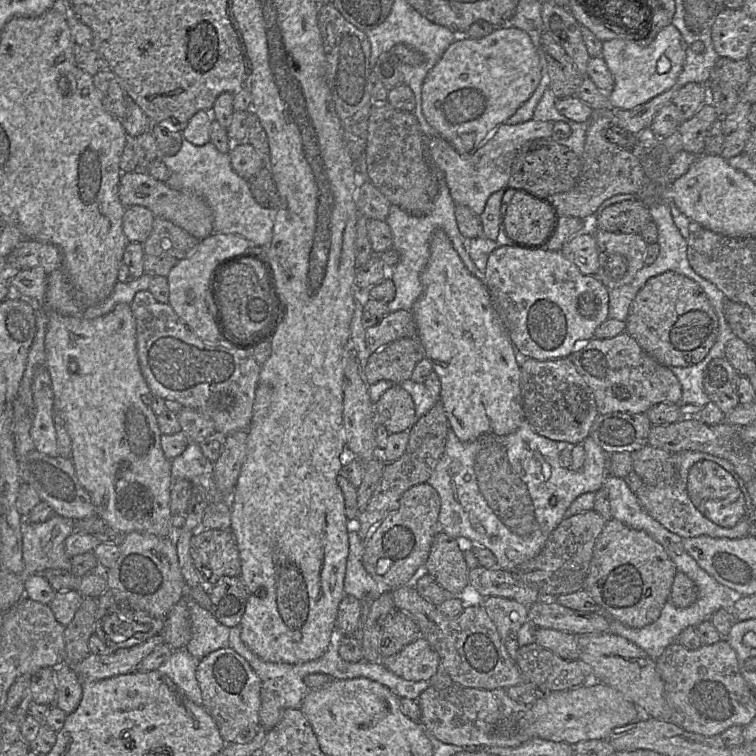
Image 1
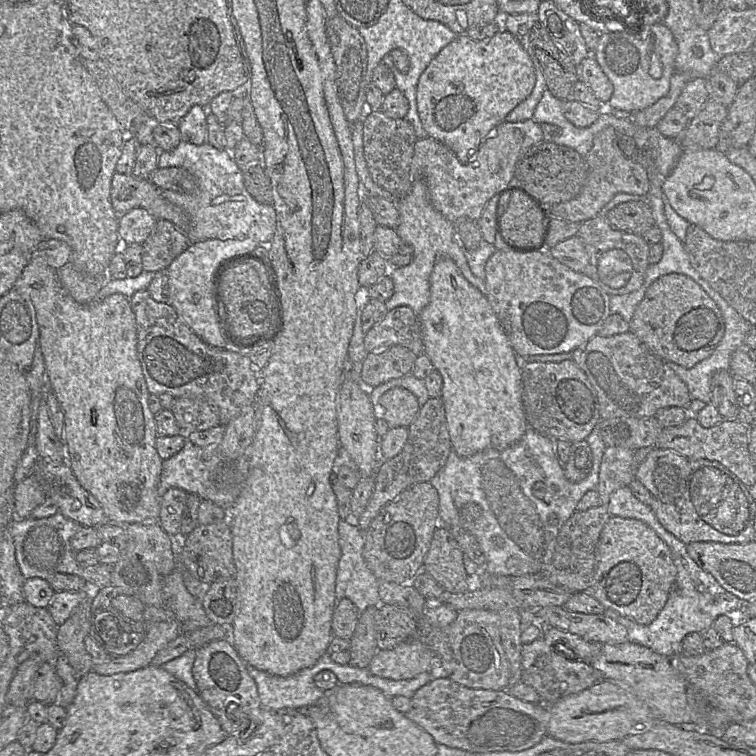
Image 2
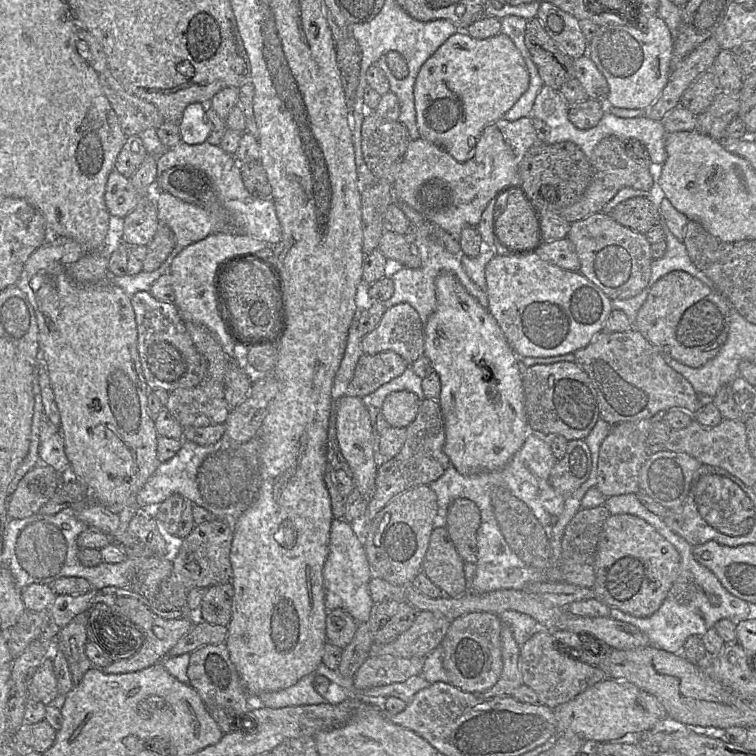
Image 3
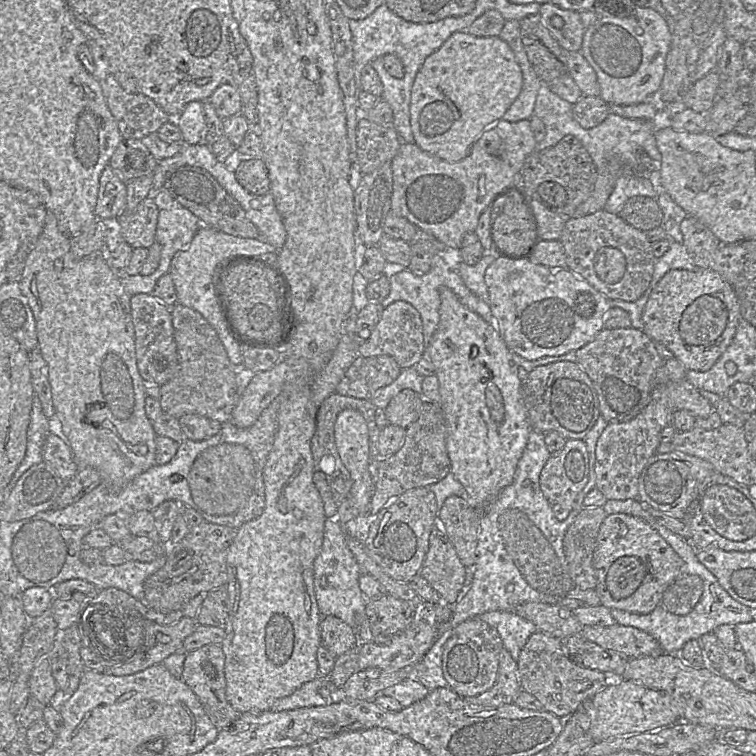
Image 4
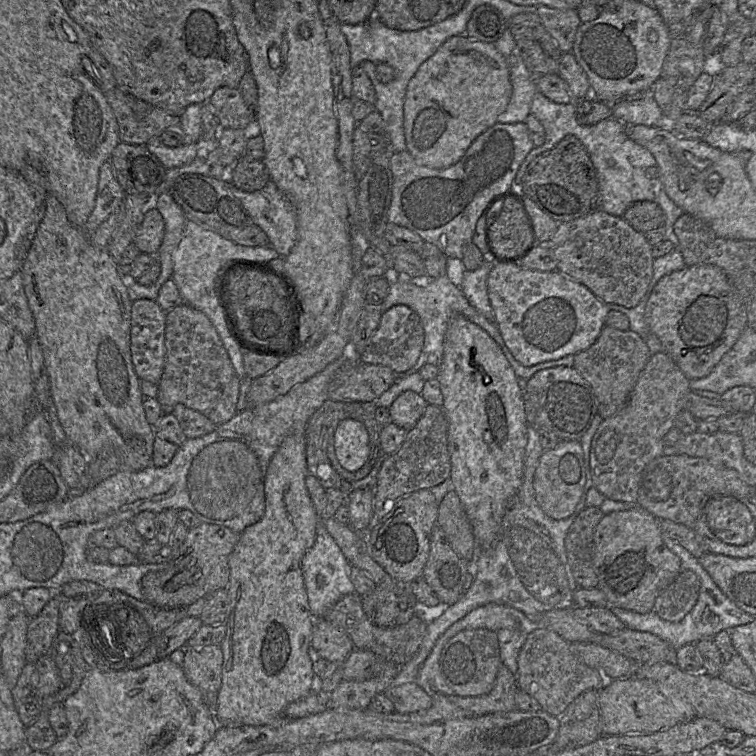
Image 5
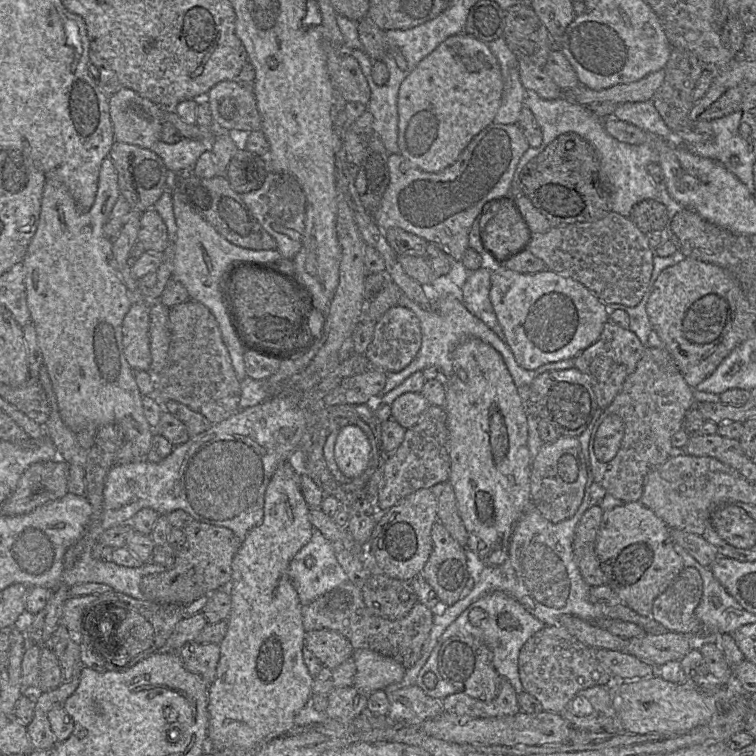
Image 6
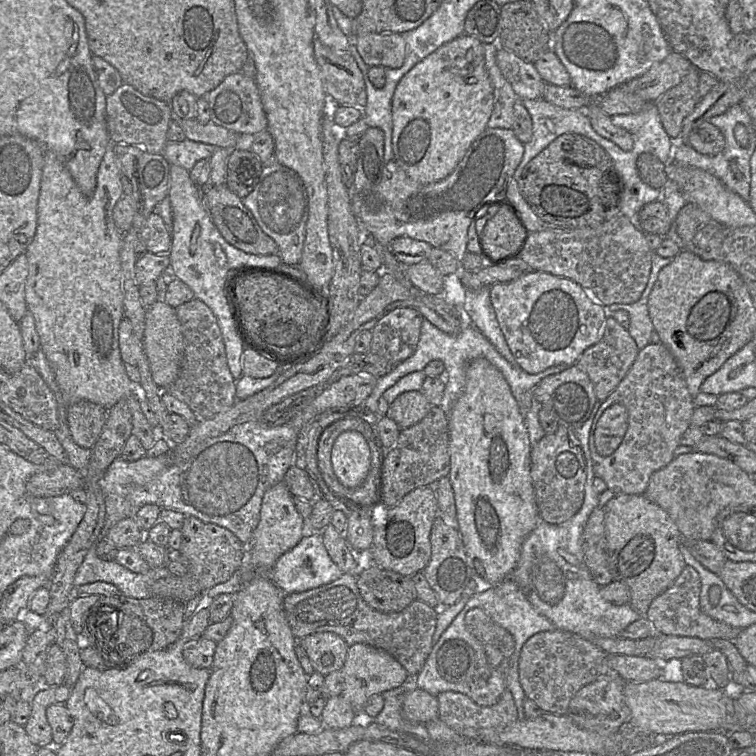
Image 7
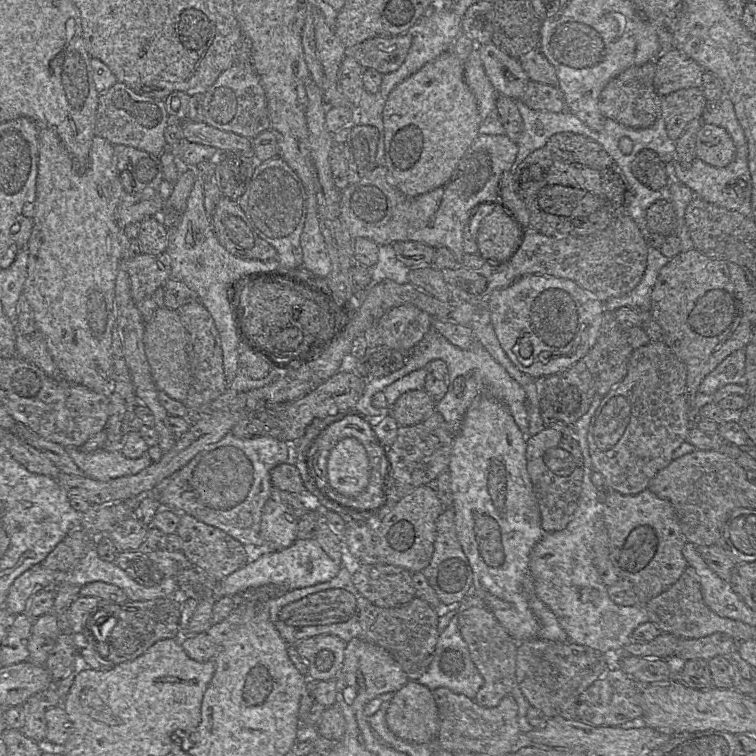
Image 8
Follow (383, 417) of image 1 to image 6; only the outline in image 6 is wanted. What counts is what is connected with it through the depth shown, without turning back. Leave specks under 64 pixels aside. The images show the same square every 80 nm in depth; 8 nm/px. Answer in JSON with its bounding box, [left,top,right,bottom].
[390,392,429,429]

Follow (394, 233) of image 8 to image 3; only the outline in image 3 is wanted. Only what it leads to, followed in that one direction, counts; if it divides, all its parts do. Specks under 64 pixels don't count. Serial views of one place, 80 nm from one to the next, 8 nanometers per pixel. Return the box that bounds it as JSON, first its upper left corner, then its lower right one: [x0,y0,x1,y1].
[393,116,540,237]

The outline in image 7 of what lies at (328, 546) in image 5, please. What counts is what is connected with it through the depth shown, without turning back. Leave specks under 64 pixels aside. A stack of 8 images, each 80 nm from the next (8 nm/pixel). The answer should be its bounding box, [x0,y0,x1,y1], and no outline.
[269,533,344,594]

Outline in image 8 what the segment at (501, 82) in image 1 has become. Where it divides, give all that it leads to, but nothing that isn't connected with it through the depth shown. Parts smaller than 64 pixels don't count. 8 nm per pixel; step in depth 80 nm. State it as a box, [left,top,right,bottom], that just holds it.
[382,48,481,196]

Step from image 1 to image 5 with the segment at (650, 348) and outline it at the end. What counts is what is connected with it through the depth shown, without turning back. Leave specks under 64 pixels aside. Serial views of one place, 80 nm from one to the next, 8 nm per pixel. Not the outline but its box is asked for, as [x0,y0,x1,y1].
[644,264,747,380]

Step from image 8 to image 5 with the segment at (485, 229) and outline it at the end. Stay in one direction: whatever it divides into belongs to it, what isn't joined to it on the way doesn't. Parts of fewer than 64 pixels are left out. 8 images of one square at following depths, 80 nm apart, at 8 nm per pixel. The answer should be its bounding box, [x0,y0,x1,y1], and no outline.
[487,192,535,257]

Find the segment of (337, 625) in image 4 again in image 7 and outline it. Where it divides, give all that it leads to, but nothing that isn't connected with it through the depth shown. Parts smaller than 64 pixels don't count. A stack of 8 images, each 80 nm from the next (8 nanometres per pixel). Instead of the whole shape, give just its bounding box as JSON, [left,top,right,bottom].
[298,632,349,676]

